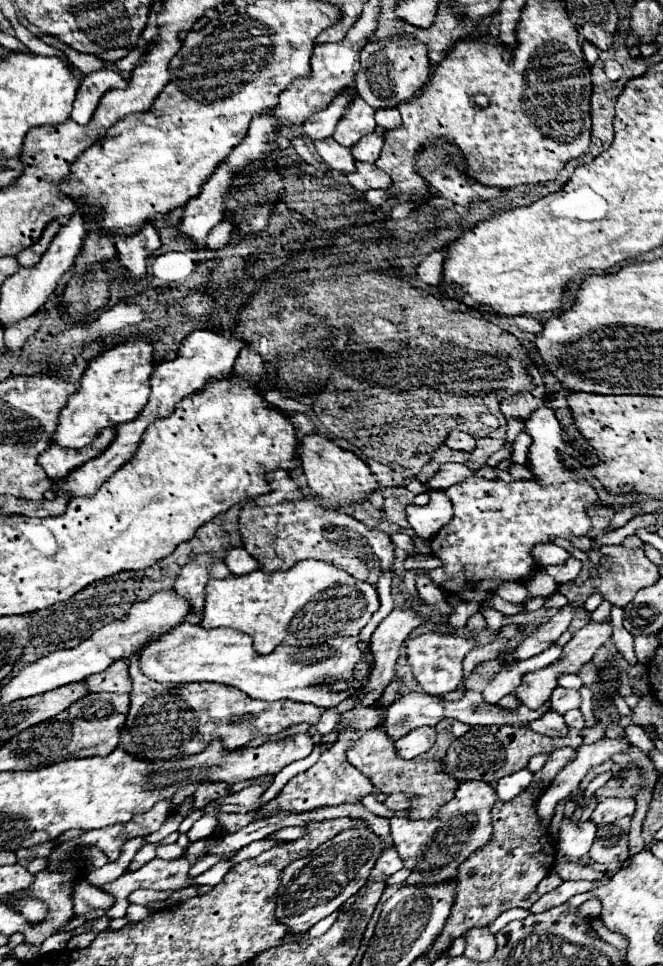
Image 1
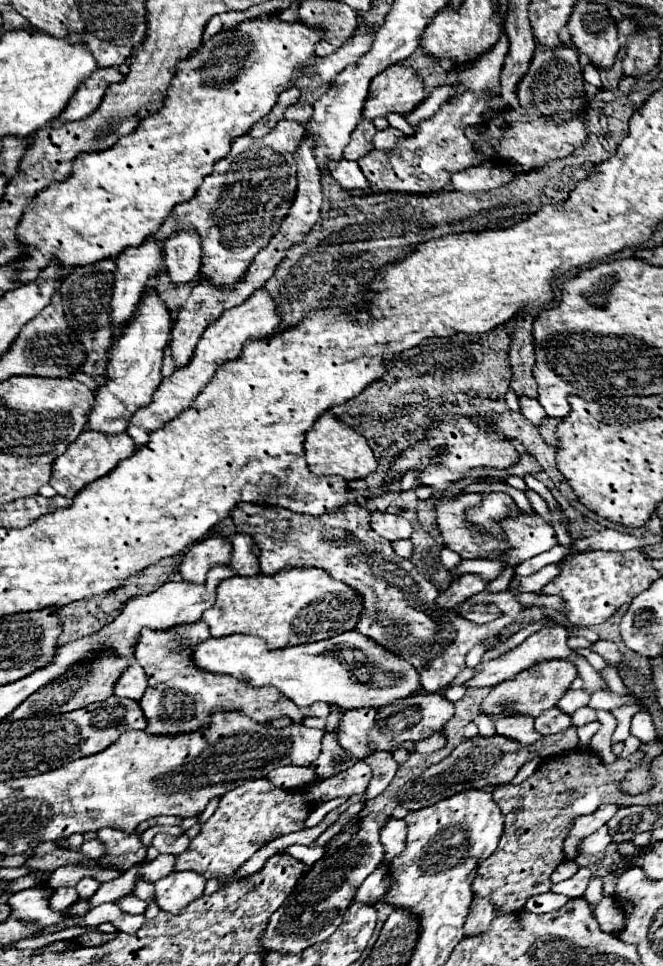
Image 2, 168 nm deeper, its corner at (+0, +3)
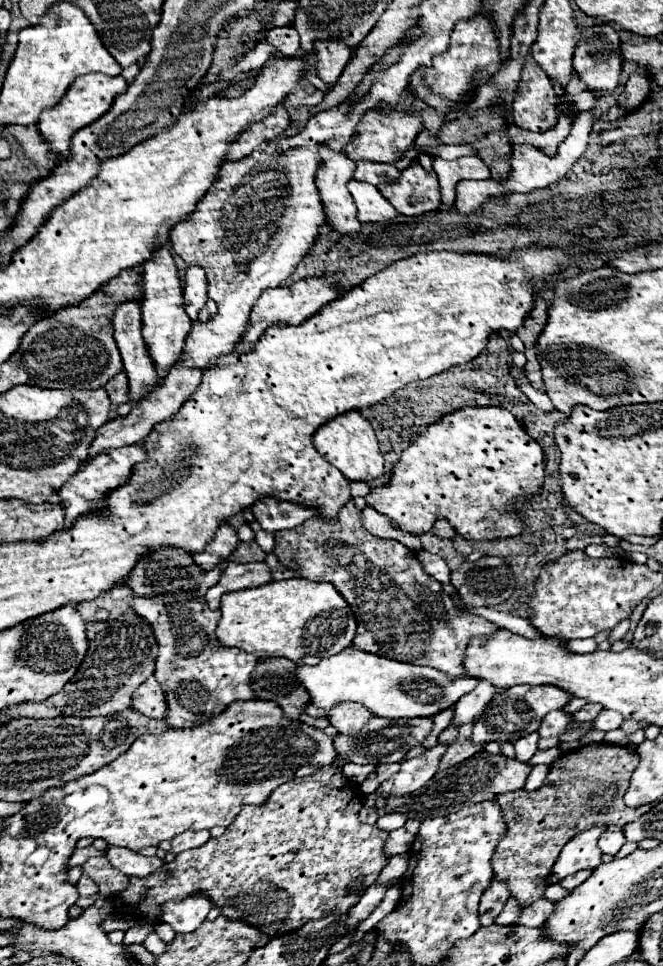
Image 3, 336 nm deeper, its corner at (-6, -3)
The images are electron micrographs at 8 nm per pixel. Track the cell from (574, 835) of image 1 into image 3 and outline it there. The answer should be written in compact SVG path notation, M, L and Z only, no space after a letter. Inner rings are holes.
M605 830L599 838L599 848L601 852L607 852L607 854L617 854L623 844L625 844L623 830Z

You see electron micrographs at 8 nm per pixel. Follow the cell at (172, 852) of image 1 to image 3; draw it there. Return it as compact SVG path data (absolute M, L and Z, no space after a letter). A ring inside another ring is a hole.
M195 830L195 832L183 832L181 836L177 836L177 840L173 840L173 854L181 854L185 850L193 850L203 846L207 840L211 838L209 830Z

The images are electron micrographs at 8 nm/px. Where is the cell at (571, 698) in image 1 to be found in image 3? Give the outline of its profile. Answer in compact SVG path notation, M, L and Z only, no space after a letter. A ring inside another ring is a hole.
M585 704L579 712L573 714L573 720L577 720L577 722L593 722L599 716L601 710L603 710L601 704Z

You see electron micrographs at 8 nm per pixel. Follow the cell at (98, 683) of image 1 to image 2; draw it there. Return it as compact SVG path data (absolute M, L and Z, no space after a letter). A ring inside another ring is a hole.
M131 664L129 668L125 668L123 674L115 682L115 692L117 696L123 696L123 698L139 700L145 688L147 688L147 678L139 664Z

